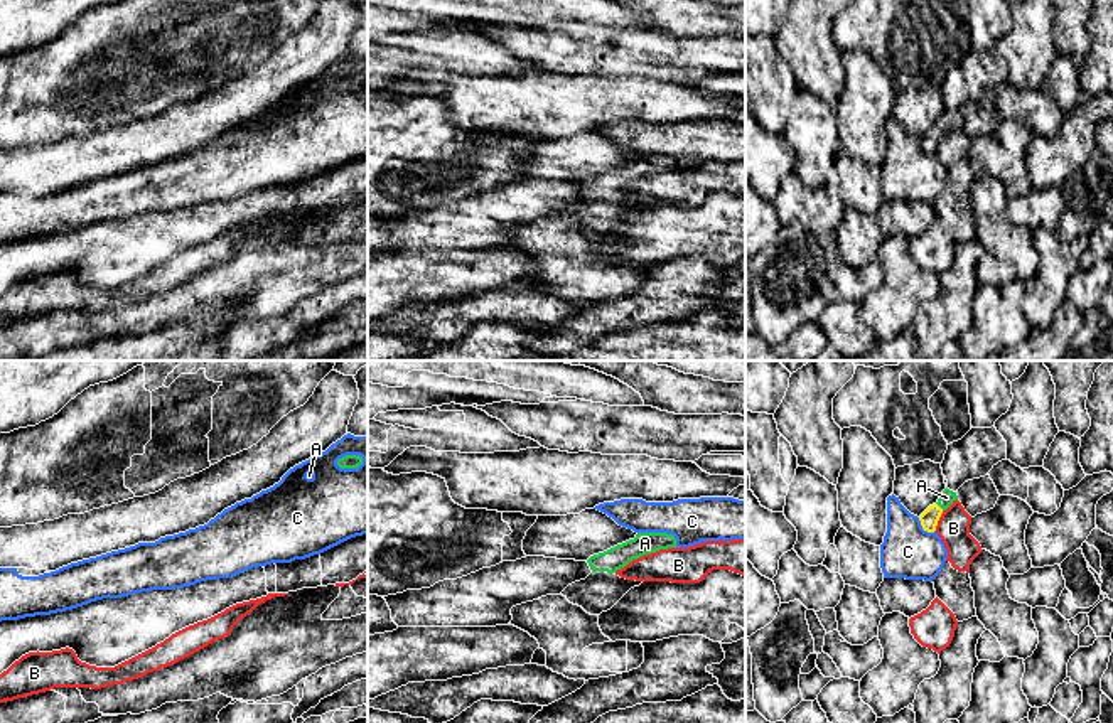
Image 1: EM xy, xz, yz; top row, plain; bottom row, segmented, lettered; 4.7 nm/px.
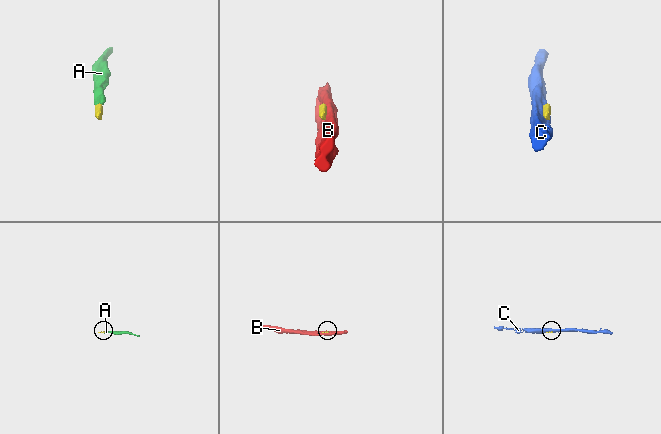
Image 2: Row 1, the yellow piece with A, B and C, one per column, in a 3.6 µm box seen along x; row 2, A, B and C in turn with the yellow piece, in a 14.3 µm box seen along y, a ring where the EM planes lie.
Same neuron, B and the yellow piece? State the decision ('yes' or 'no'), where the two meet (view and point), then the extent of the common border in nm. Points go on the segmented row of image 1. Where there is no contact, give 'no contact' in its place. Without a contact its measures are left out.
no; contact yz (938, 519); length 100 nm

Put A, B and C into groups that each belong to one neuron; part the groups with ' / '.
A / B / C

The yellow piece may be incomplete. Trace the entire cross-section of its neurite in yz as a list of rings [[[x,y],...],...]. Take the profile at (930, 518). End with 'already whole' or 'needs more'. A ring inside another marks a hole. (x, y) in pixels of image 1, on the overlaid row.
[[[948,487],[939,494],[936,504],[929,506],[921,516],[921,526],[928,533],[934,533],[941,514],[958,499],[956,492]]] | needs more

